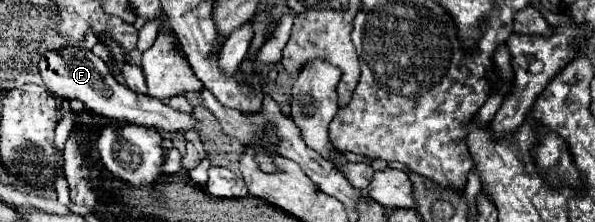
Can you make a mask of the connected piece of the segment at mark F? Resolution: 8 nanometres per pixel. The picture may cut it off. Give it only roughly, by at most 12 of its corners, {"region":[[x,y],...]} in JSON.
{"region":[[91,51],[45,53],[43,83],[97,115],[187,133],[197,119],[117,83]]}

